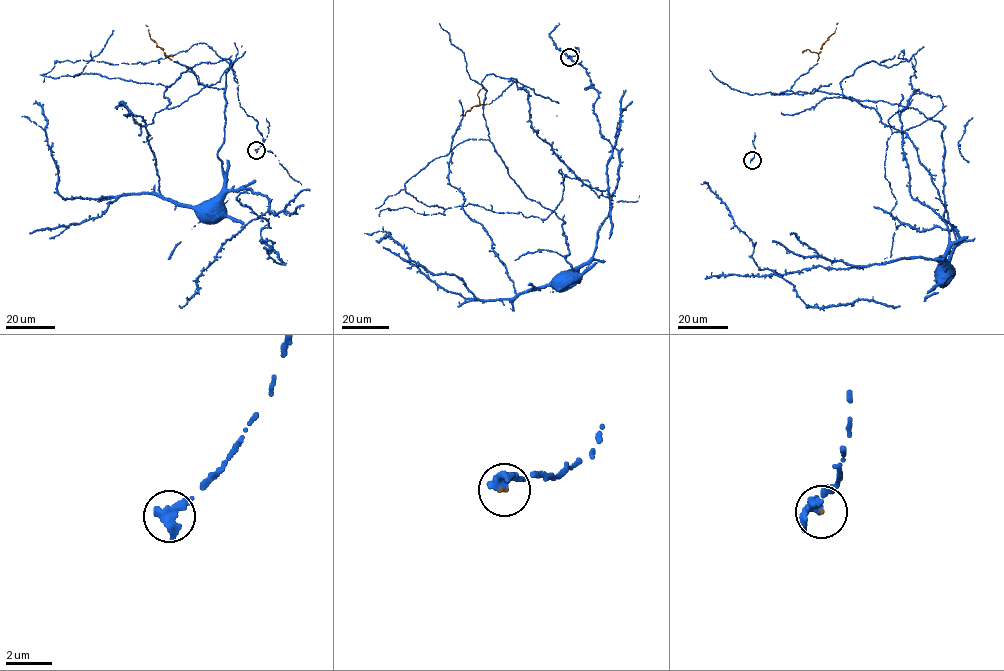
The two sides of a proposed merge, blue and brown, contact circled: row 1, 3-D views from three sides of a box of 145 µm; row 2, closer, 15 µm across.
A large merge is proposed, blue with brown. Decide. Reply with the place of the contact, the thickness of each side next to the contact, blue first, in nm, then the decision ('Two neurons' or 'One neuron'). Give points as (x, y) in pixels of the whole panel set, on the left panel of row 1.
Place: (256, 150). Thickness 400 nm (blue) against 130 nm. One neuron

